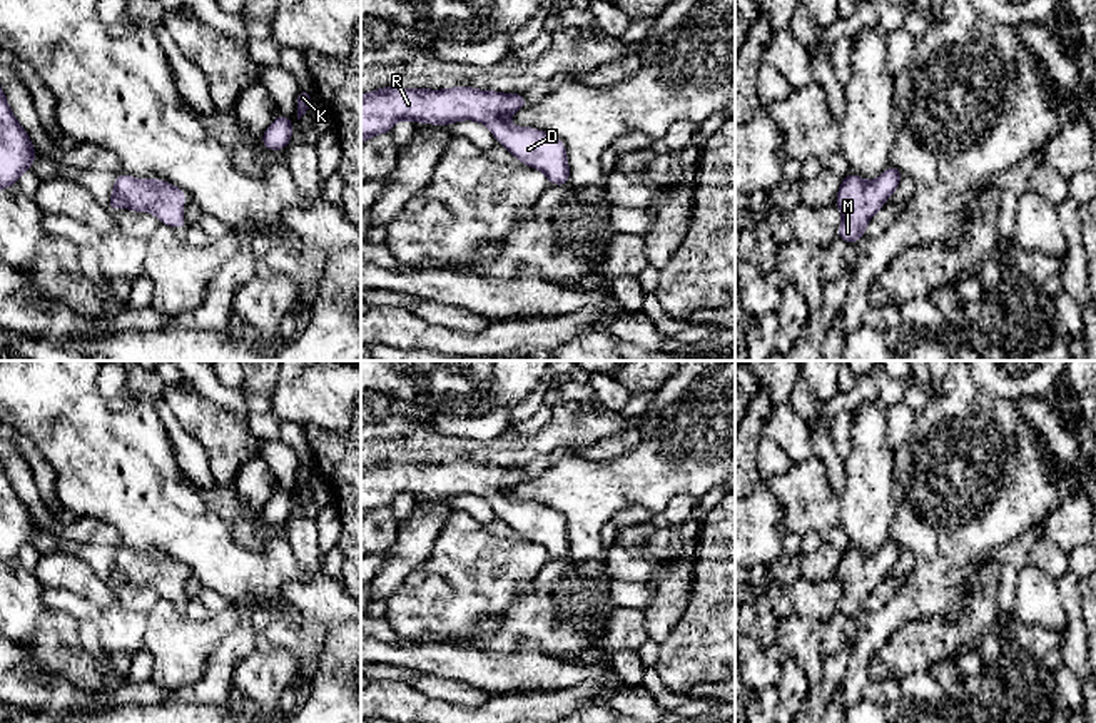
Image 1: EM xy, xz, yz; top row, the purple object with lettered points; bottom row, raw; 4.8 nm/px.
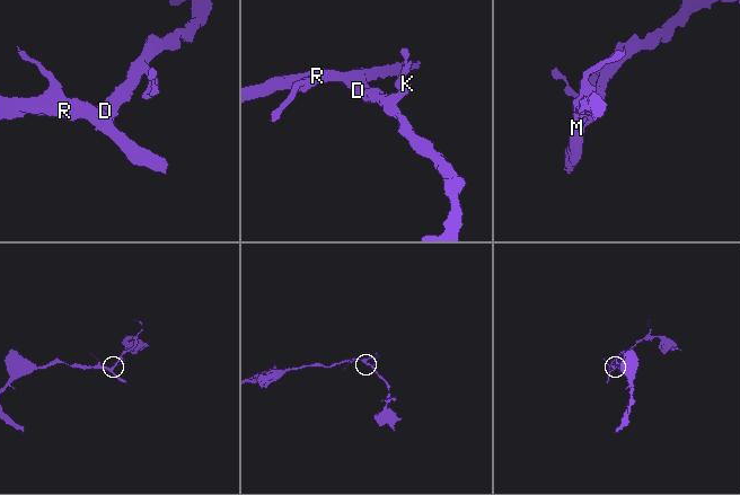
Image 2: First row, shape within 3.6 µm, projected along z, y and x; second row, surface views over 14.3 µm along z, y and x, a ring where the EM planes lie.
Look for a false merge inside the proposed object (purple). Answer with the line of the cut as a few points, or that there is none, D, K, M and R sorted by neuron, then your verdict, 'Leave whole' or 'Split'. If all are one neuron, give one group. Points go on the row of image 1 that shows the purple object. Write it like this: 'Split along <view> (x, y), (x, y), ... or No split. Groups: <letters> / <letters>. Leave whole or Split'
No split. Groups: D K M R. Leave whole

